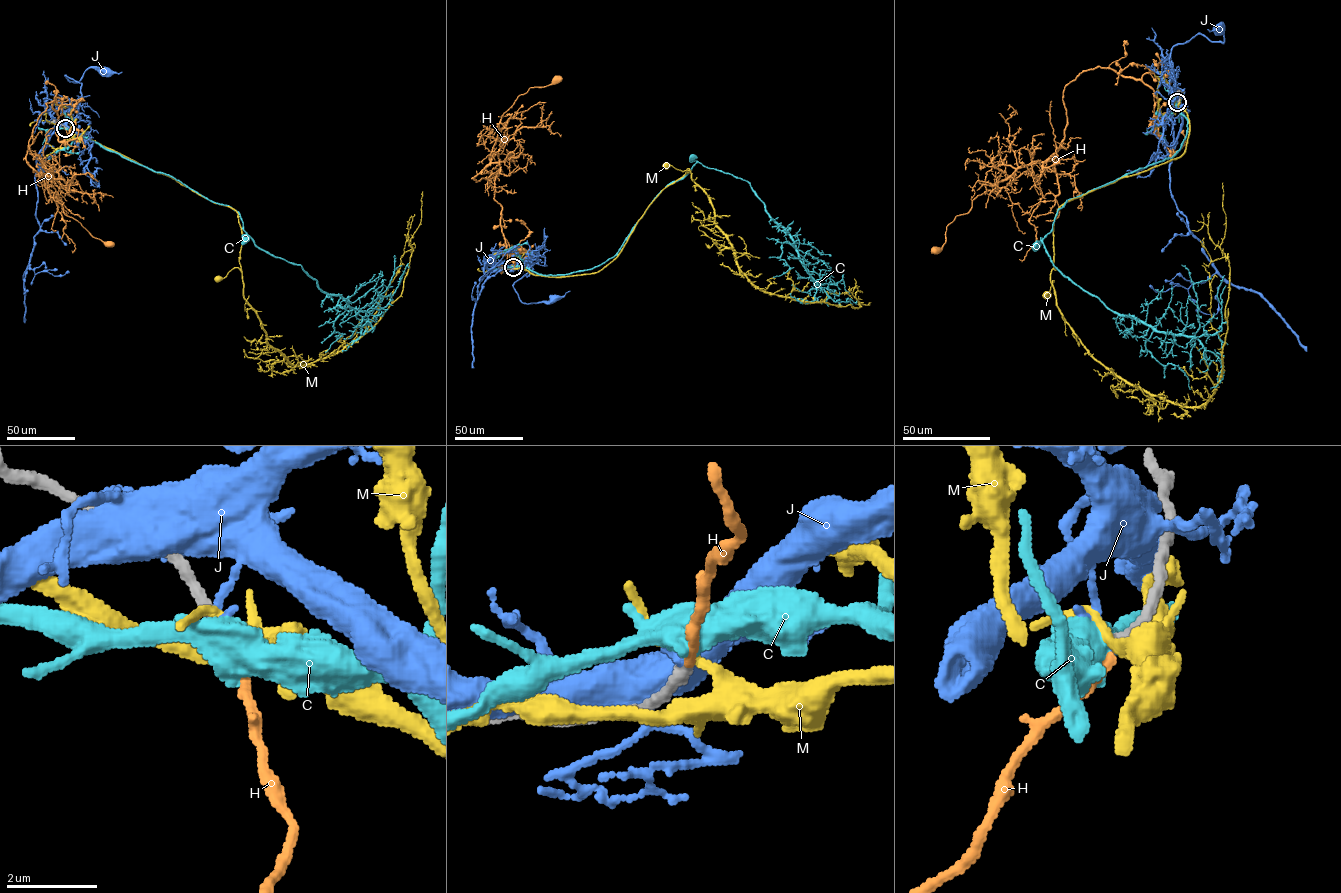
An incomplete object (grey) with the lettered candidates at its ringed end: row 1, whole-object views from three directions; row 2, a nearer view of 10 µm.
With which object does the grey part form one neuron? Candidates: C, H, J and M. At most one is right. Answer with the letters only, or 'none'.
H

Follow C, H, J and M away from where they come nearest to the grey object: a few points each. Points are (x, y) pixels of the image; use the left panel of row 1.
C: (66, 128), (130, 160), (168, 174), (212, 201), (231, 207), (239, 213), (249, 236), (243, 235), (244, 239)
H: (66, 128), (59, 141), (54, 101), (46, 103), (29, 140), (27, 162), (65, 215), (109, 243)
J: (65, 128), (76, 116), (82, 94), (81, 83), (65, 76), (77, 82), (89, 68), (102, 67), (106, 72)
M: (66, 128), (166, 174), (213, 202), (232, 208), (241, 230), (241, 270), (234, 267), (225, 277), (217, 279)

